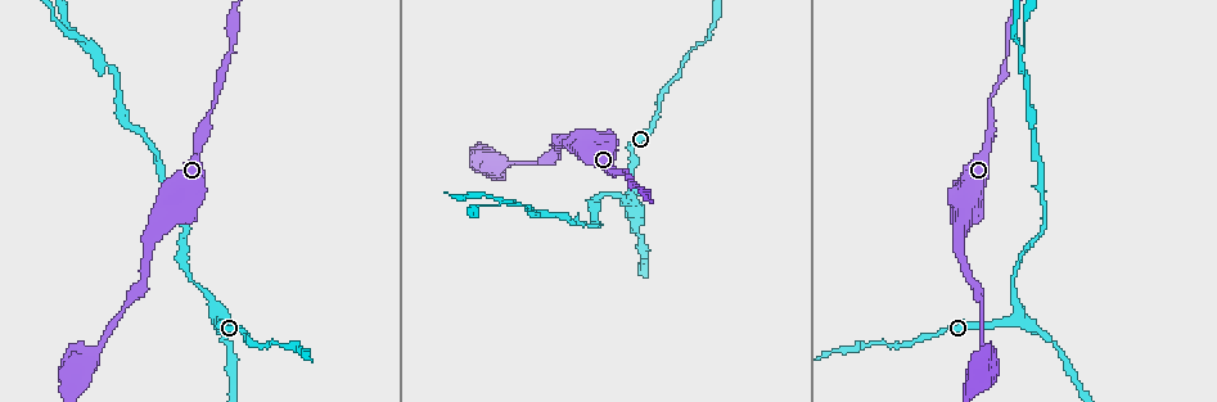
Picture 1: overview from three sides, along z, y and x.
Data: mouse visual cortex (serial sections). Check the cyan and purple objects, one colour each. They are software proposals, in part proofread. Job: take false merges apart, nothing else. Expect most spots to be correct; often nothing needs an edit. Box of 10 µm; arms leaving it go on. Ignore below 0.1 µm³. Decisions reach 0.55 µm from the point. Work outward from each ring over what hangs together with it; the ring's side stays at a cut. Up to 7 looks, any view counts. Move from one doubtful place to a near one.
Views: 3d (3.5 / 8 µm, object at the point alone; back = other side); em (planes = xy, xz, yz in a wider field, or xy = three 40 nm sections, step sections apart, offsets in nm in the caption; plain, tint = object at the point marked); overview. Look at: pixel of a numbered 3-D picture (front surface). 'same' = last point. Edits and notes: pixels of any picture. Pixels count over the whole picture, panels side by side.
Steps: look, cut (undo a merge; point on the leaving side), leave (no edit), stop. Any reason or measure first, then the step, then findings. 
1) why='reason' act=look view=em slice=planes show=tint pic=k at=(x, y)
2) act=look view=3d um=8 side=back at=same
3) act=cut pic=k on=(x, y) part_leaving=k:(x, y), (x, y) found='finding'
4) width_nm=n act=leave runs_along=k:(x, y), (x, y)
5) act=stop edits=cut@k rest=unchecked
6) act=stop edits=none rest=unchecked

why='arms part here' act=look view=3d um=8 pic=1 at=(221, 317)

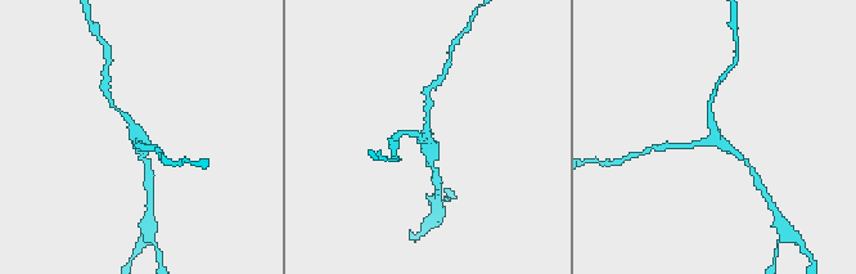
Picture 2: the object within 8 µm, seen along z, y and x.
act=look view=3d um=3.5 at=same

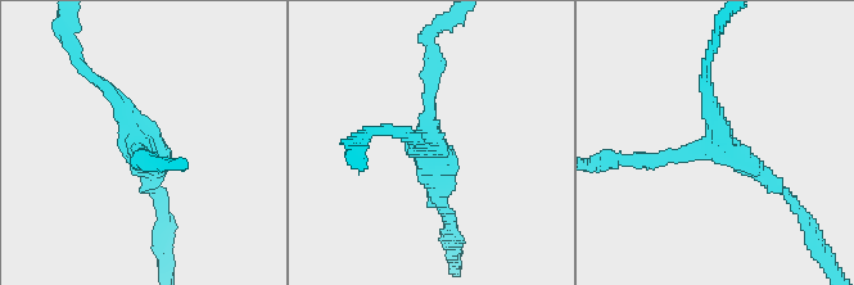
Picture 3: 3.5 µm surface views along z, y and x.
arms=3 arm_widths_nm=150,200,250 why='need the tissue' act=look view=em slice=xy step=3 show=tint pic=3 at=(139, 142)

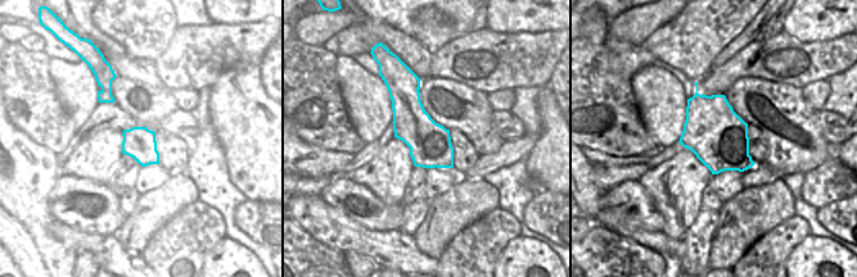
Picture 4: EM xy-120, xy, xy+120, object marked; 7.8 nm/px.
act=leave runs_along=3:(631, 159), (713, 144), (706, 77) found='continuous, no second cell'

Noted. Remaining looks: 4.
why='thick turns thin' act=look view=3d um=3.5 side=back pic=1 at=(154, 231)

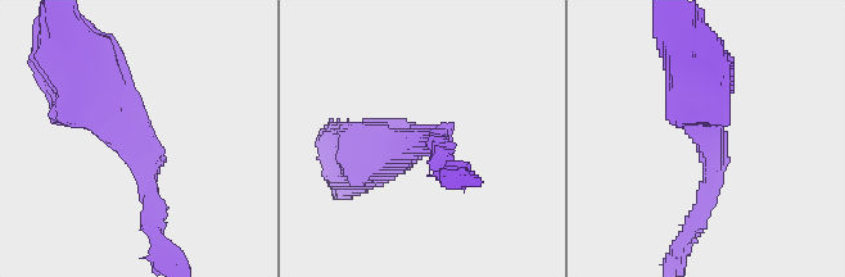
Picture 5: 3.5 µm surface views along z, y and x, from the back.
arm_widths_nm=200,700 why='shape alone is not enough' act=look view=em slice=xy step=1 show=tint pic=5 at=(422, 140)

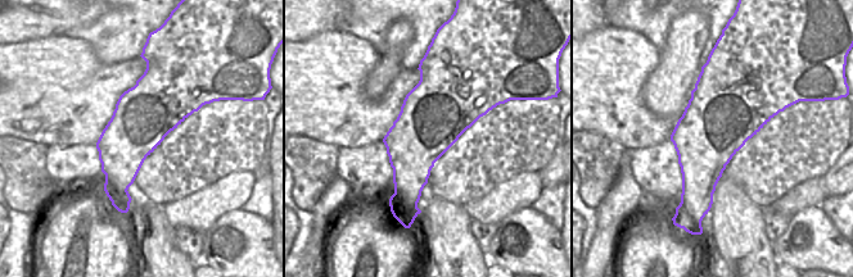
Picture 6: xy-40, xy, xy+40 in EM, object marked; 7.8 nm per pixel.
width_nm=500 act=leave runs_along=5:(80, 78), (147, 153), (150, 219) found='all the same cell'

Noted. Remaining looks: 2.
why='a narrow waist' act=look view=3d um=3.5 pic=1 at=(91, 53)

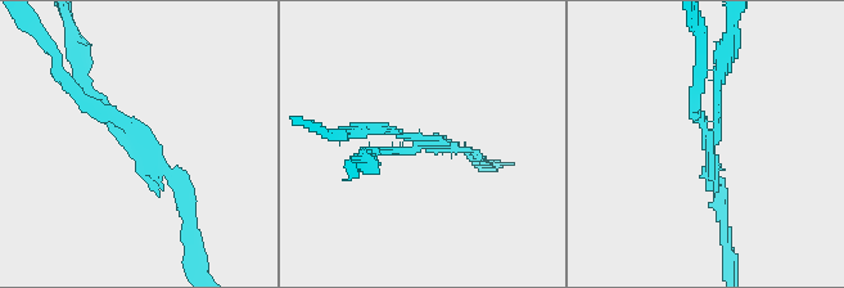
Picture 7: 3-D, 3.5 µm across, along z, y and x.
act=look view=em slice=xy step=3 show=tint pic=7 at=(427, 145)

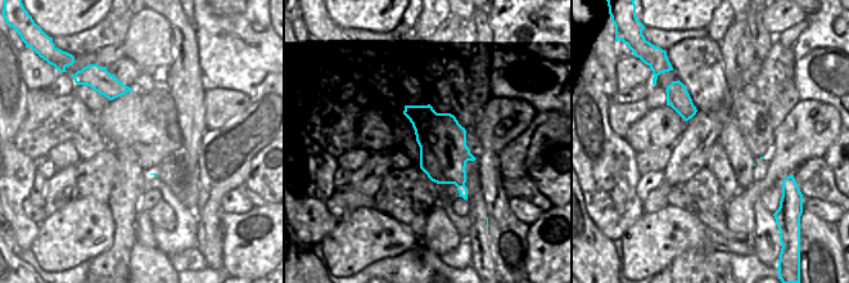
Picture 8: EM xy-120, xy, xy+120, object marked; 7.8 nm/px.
arm_widths_nm=150,150,150 act=cut pic=7 on=(89, 89) part_leaving=7:(713, 176), (717, 77) found='a second cell is stuck on'

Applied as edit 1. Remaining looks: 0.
act=stop edits=cut@7 rest=unchecked

